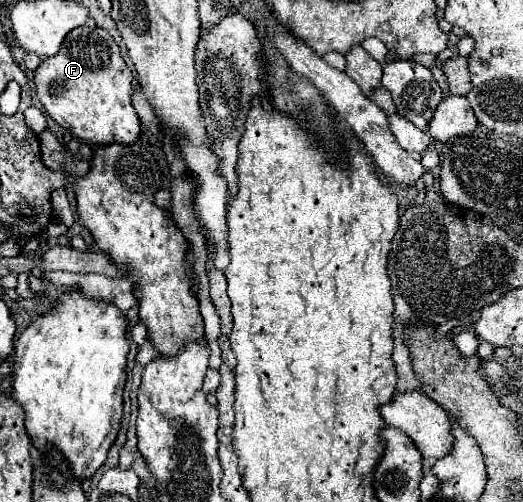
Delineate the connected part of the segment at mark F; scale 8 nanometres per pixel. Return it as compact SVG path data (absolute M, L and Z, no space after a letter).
M75 27L65 37L61 51L39 63L35 71L37 97L45 111L73 137L89 145L129 145L139 133L139 117L131 105L133 73L125 65L119 45L101 27Z

